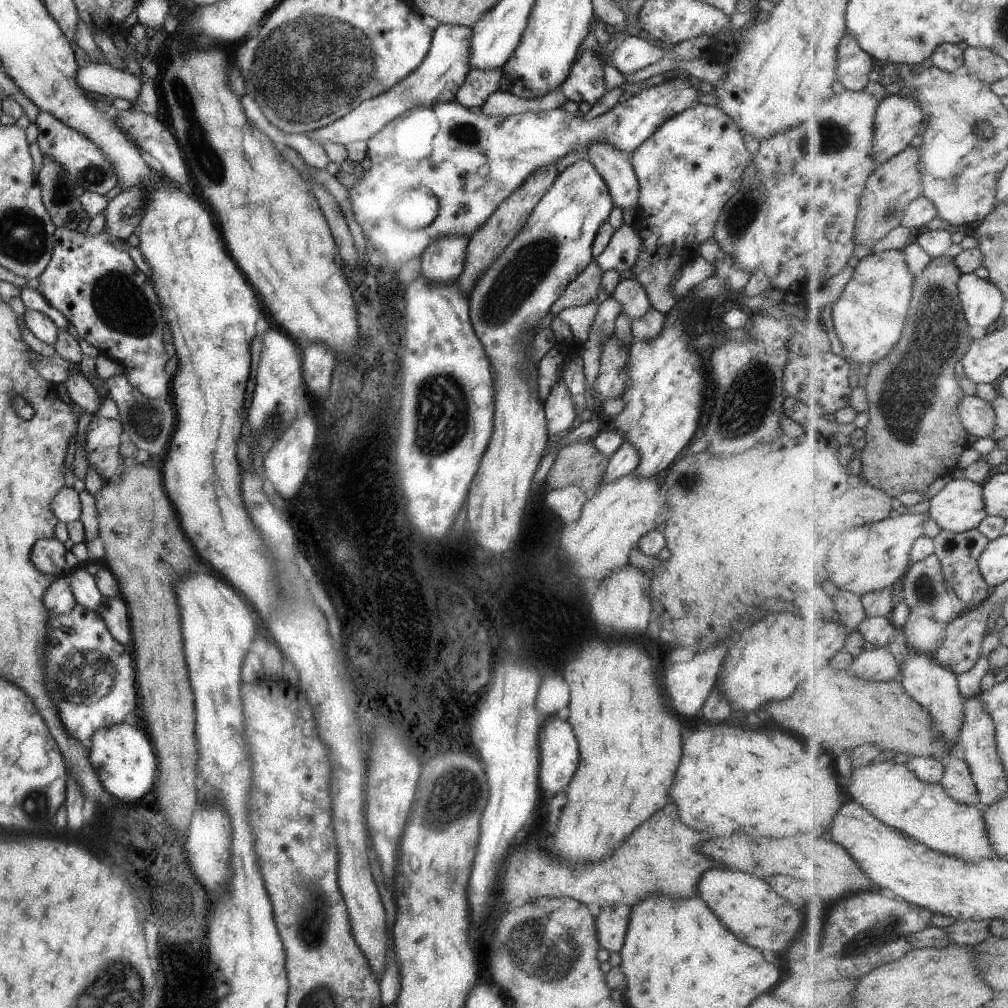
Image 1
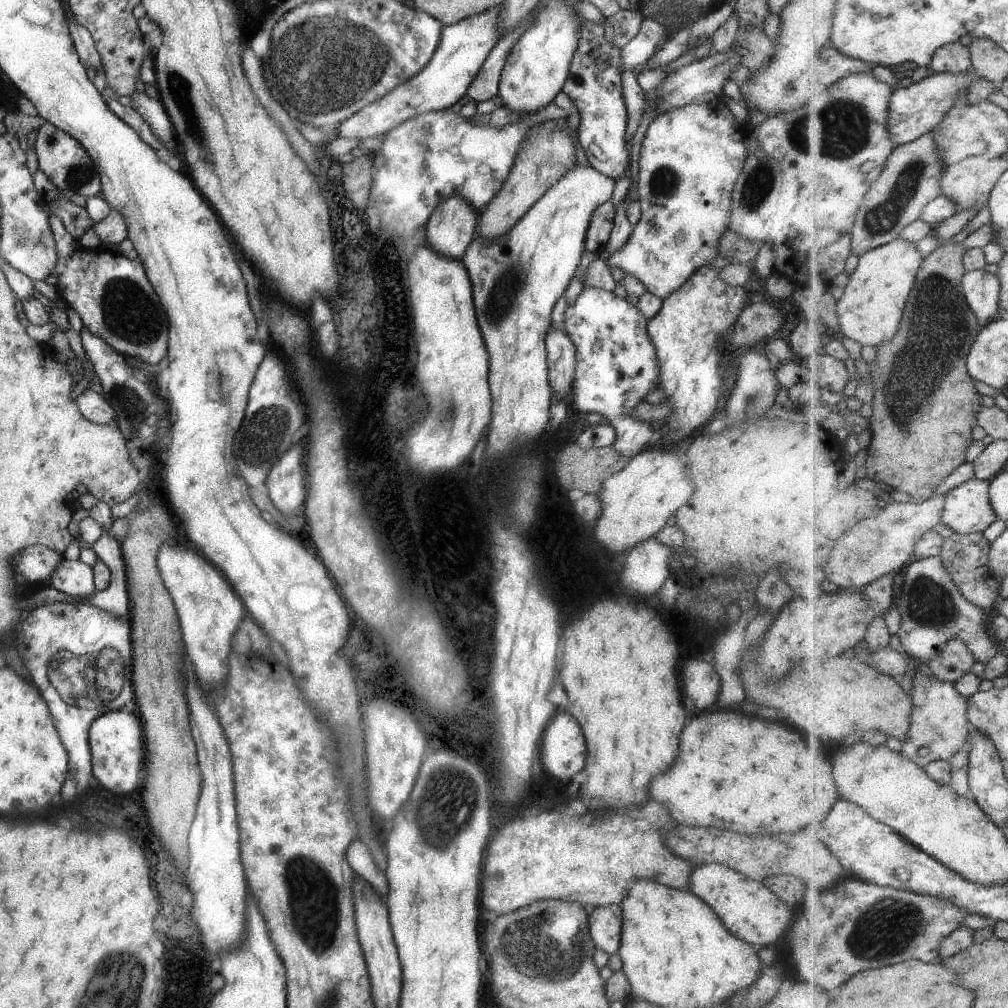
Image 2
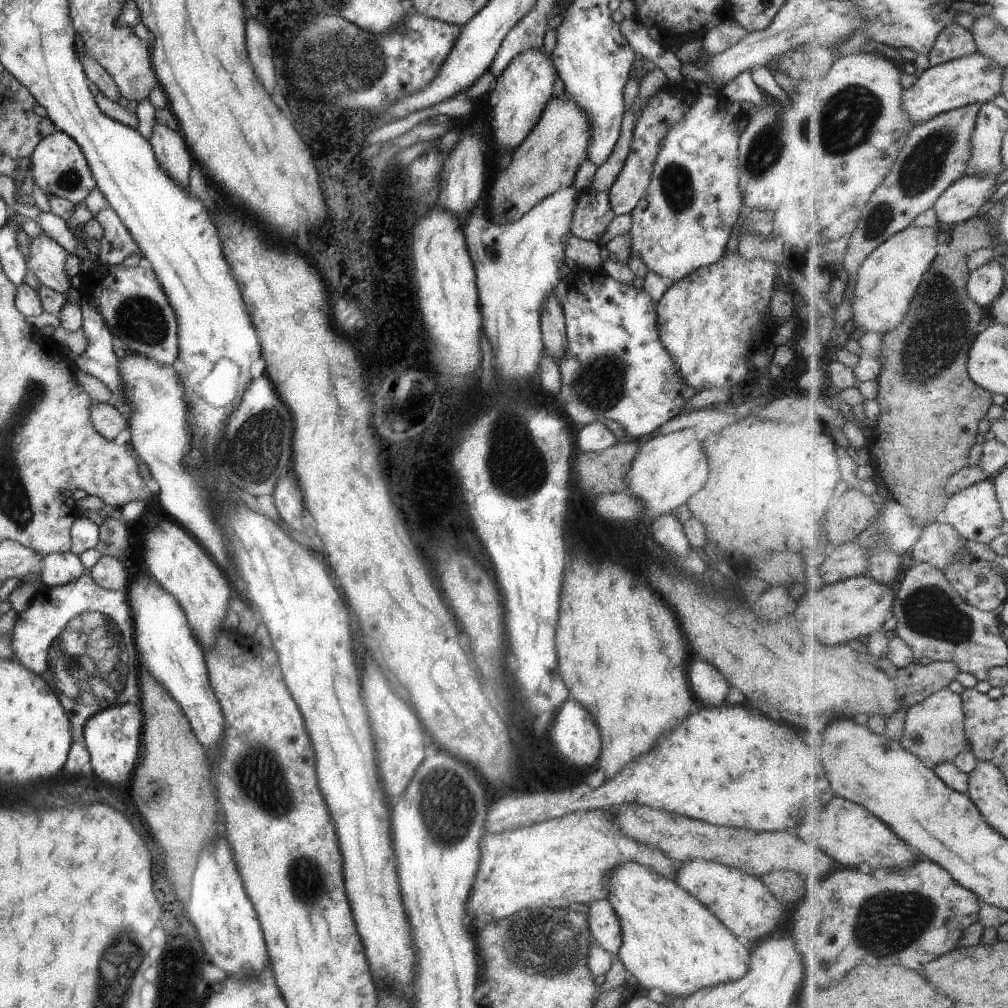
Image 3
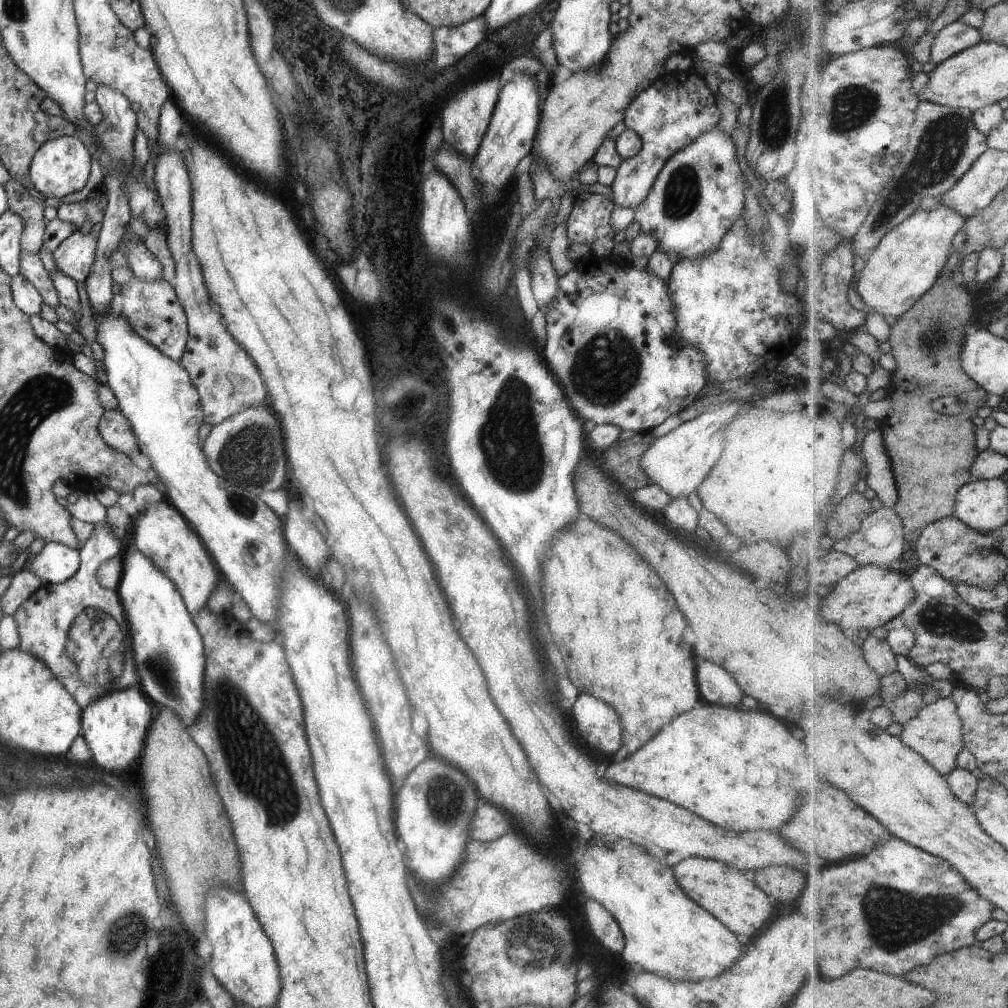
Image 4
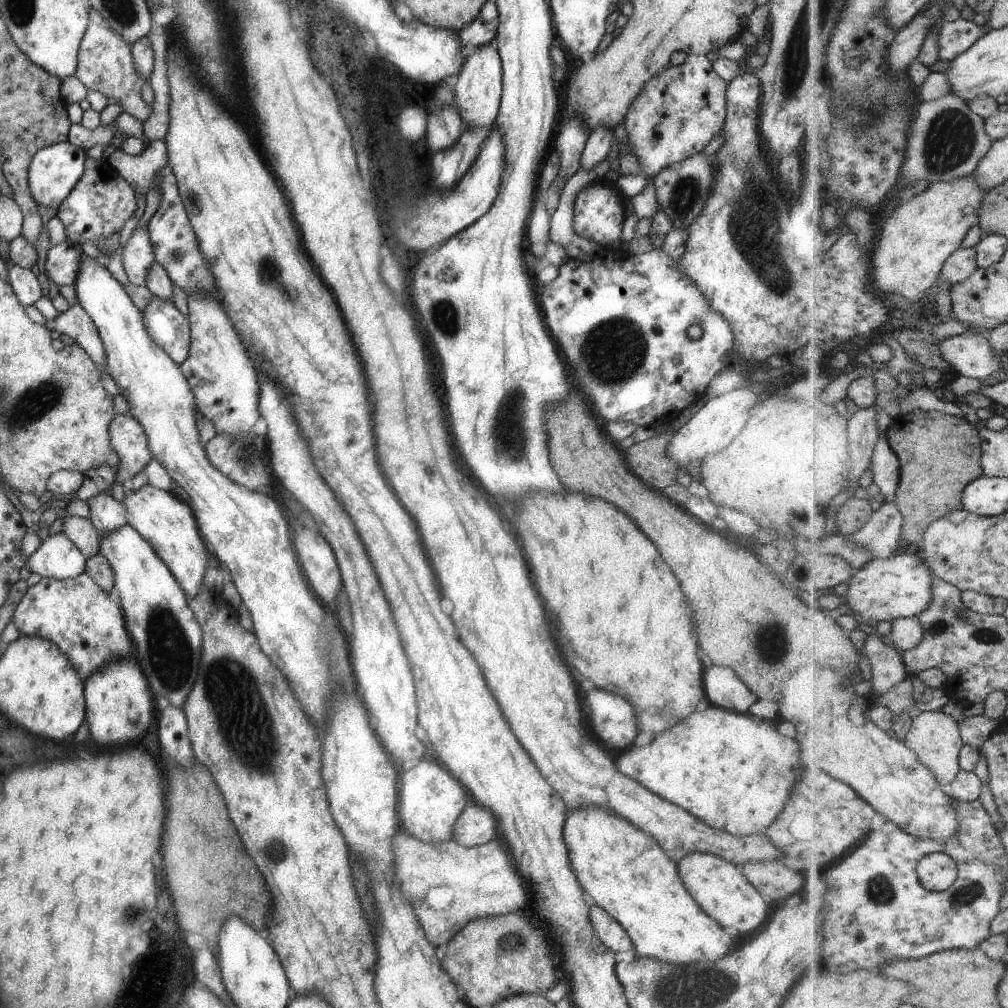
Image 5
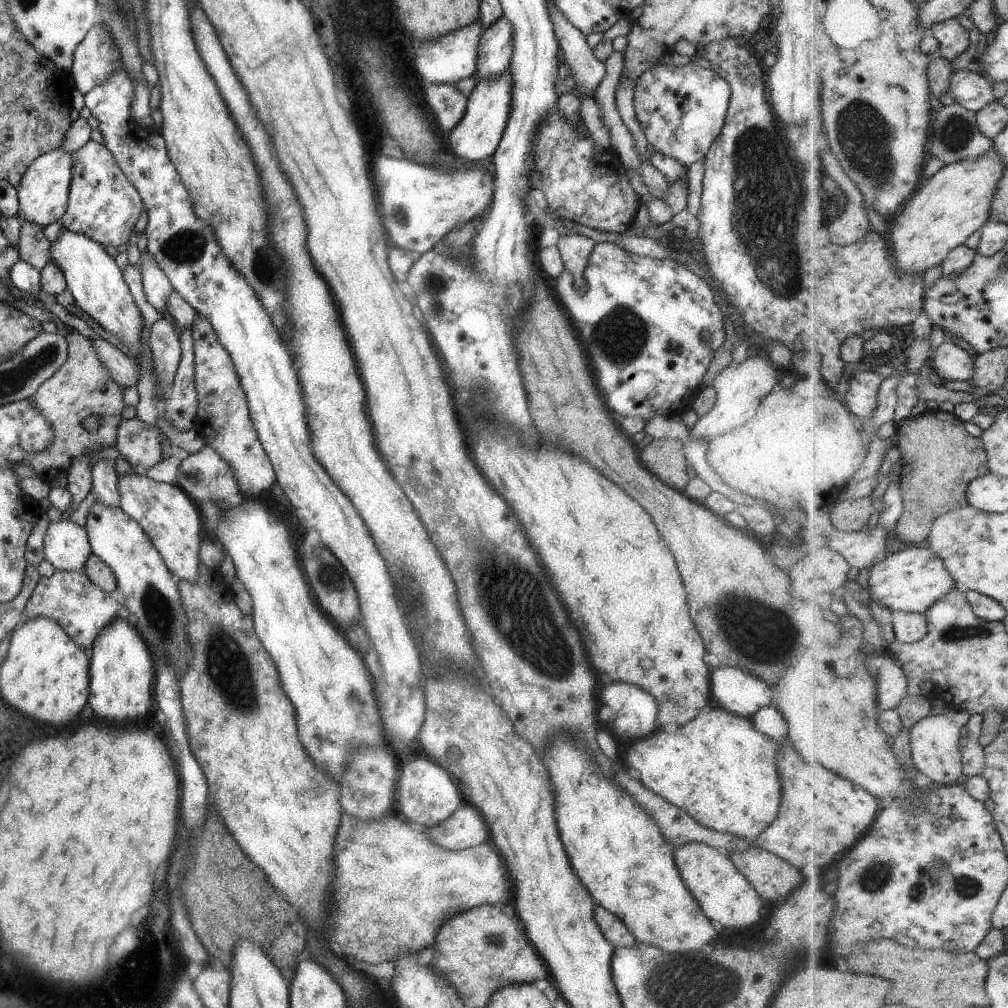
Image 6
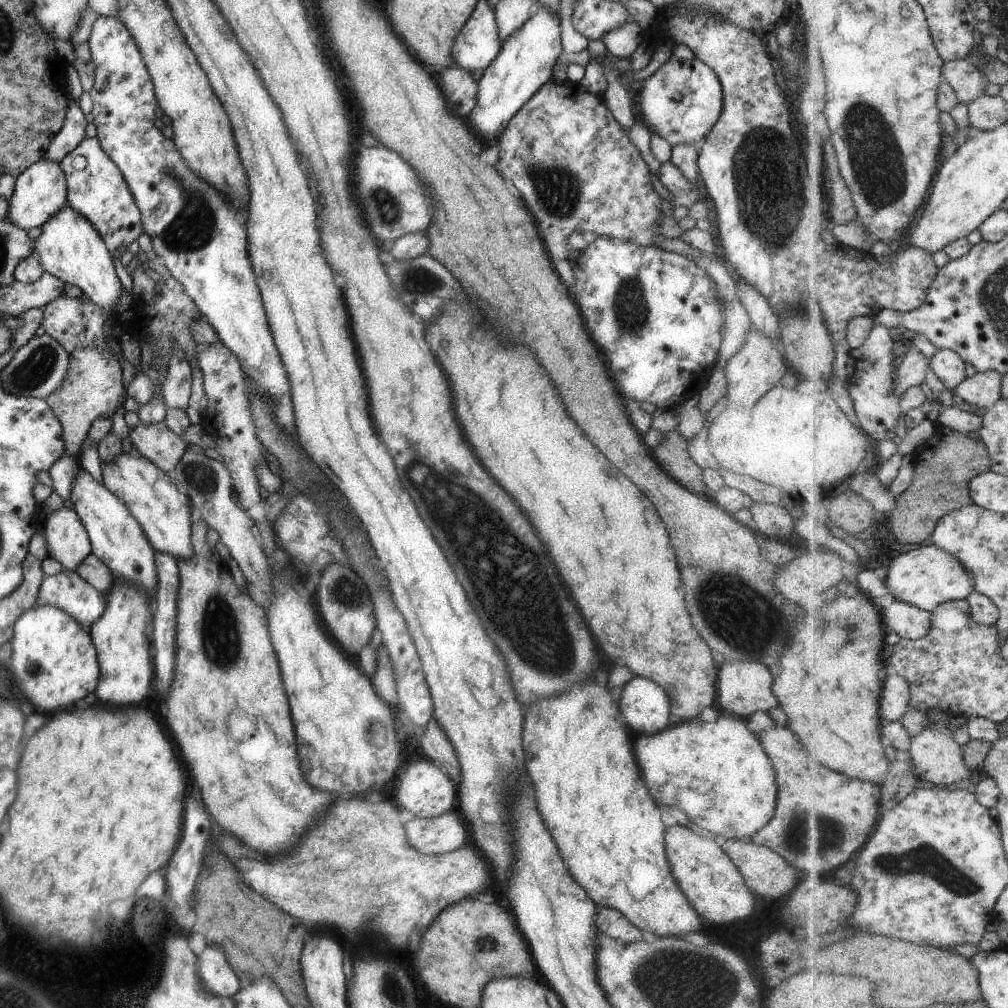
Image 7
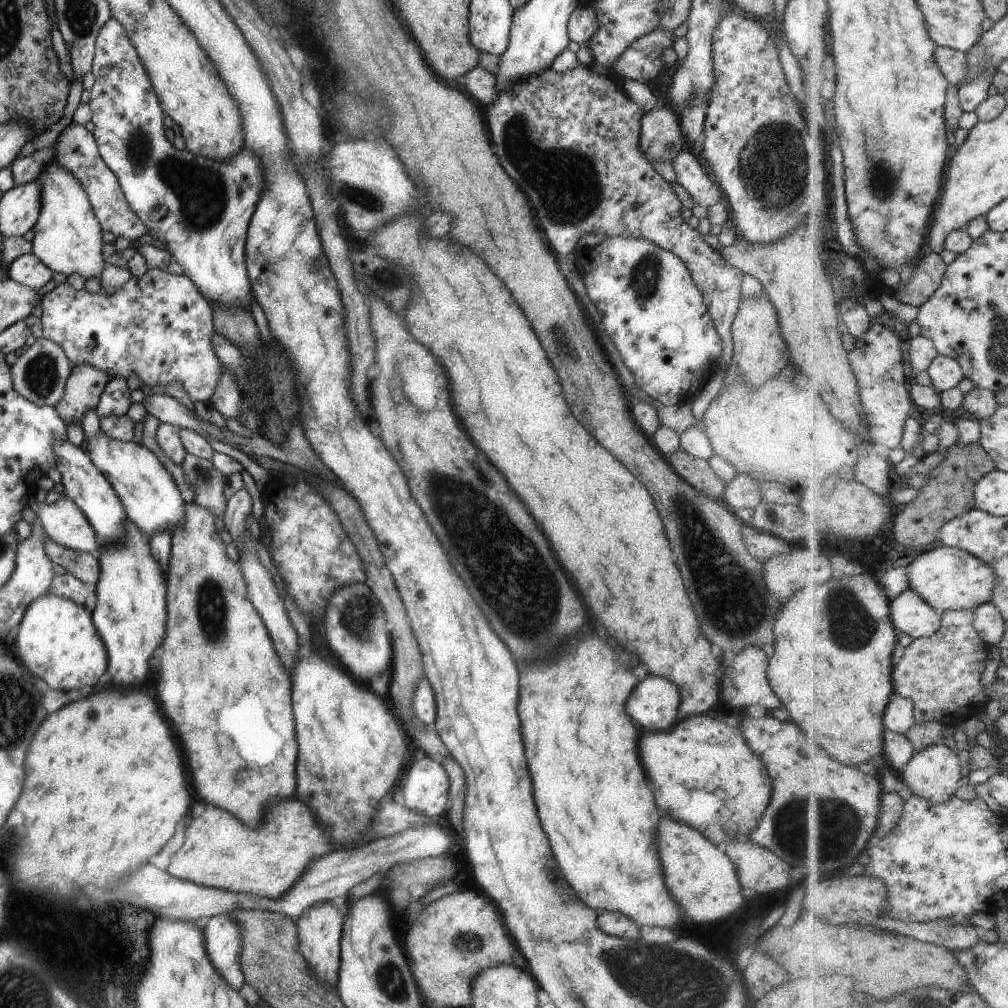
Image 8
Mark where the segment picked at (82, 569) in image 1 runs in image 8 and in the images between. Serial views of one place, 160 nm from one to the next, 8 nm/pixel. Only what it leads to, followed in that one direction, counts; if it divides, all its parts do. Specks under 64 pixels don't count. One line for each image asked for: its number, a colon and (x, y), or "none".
2: (74, 577)
3: (57, 568)
4: (55, 562)
5: (56, 557)
6: (65, 545)
7: (67, 541)
8: (62, 522)

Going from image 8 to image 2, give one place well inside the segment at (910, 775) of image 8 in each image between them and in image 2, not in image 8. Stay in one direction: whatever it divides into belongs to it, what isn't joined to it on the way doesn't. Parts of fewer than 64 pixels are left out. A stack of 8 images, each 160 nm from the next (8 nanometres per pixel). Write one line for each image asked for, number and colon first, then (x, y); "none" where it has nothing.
2: (940, 728)
3: (935, 730)
4: (937, 732)
5: (934, 735)
6: (935, 740)
7: (939, 759)

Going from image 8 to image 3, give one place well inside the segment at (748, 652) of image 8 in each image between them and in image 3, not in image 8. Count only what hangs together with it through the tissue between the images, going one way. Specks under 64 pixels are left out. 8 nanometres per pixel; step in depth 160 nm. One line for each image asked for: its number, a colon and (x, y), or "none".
3: (707, 684)
4: (715, 685)
5: (722, 687)
6: (735, 690)
7: (743, 687)

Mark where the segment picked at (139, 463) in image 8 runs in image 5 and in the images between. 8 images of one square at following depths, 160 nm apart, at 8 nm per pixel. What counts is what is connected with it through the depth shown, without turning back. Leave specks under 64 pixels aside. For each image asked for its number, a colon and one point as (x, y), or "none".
5: (163, 518)
6: (167, 515)
7: (162, 512)

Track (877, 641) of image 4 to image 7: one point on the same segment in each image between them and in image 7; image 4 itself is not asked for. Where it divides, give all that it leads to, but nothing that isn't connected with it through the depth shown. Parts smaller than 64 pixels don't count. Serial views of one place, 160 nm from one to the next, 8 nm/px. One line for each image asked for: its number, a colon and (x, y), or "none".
5: (889, 669)
6: (892, 684)
7: (895, 703)

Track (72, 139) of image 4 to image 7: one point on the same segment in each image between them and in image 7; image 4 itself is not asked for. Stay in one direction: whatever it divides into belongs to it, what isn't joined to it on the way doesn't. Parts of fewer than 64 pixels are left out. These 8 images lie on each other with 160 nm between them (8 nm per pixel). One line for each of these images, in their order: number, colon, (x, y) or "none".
5: (53, 170)
6: (42, 191)
7: (39, 191)

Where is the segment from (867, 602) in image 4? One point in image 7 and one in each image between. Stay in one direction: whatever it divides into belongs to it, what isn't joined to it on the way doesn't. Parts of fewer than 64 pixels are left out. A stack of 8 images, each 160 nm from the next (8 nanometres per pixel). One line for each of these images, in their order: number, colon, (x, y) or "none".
5: (900, 586)
6: (912, 580)
7: (926, 577)

